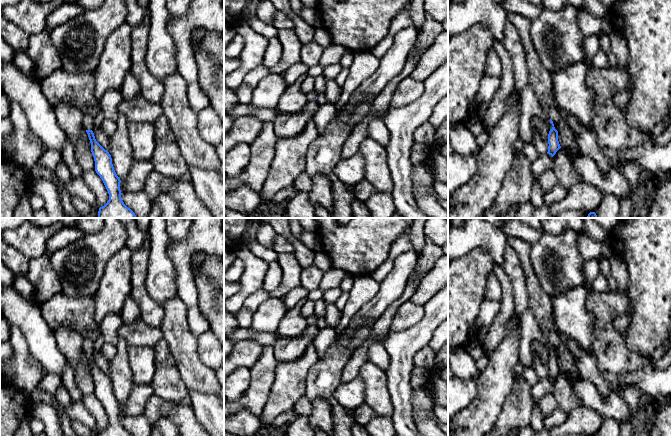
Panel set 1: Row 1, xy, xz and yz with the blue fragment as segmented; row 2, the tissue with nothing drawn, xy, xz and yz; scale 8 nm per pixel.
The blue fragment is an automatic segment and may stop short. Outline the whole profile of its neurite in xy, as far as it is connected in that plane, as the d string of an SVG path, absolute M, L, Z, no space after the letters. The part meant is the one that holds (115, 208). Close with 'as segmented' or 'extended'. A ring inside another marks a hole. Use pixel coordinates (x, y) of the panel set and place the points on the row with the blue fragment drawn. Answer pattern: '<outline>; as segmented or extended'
M83 111L82 123L91 143L95 171L102 179L109 194L108 202L99 208L98 218L137 218L135 213L121 199L121 180L114 170L111 155L95 139L92 131L94 127L93 117Z; extended

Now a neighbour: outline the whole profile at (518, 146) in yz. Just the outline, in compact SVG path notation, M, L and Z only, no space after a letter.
M518 137L515 142L513 143L513 152L516 156L517 154L521 154L524 151L524 143L523 141Z

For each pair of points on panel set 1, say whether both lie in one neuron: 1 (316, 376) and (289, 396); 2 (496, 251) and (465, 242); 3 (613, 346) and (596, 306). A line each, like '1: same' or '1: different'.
1: different
2: same
3: same

